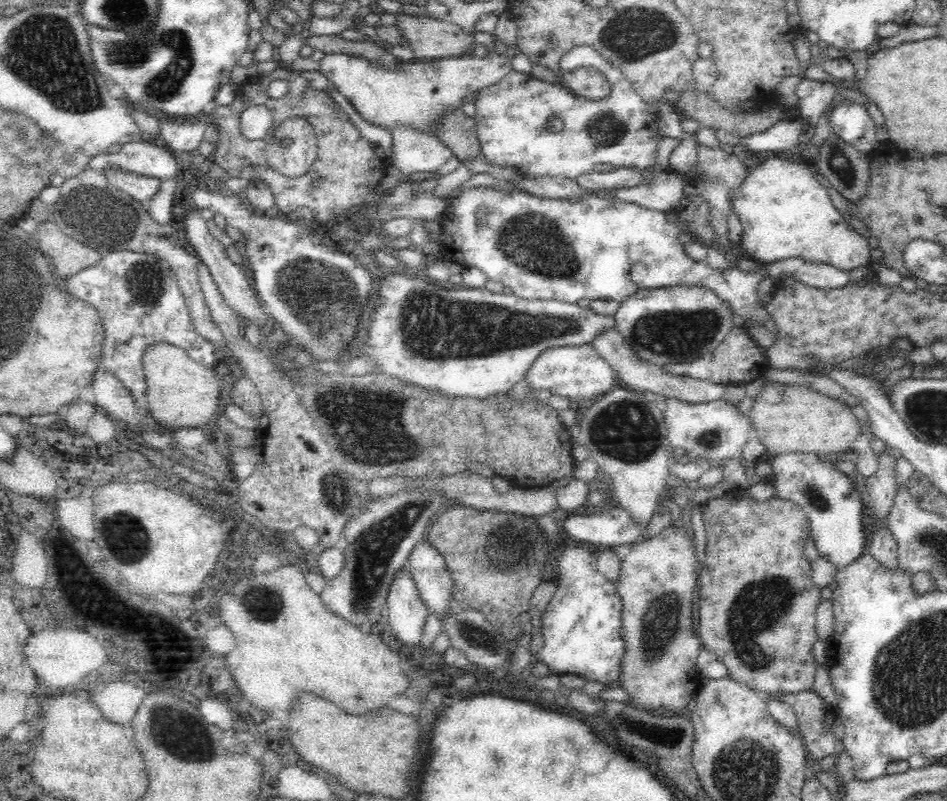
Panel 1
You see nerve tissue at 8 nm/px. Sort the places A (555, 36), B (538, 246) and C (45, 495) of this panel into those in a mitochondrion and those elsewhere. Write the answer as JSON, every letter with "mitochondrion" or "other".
{"A":"other","B":"mitochondrion","C":"other"}

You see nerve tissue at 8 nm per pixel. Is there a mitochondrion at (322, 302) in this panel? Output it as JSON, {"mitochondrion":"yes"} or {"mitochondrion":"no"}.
{"mitochondrion":"yes"}

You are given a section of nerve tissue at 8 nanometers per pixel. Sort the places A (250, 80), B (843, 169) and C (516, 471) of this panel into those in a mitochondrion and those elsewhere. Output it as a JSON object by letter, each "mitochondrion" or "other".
{"A":"other","B":"mitochondrion","C":"other"}

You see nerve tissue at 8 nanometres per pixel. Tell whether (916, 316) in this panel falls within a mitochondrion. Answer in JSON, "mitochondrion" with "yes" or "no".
{"mitochondrion":"yes"}

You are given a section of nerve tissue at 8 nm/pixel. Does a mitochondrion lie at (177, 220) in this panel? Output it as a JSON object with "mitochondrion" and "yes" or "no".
{"mitochondrion":"no"}

